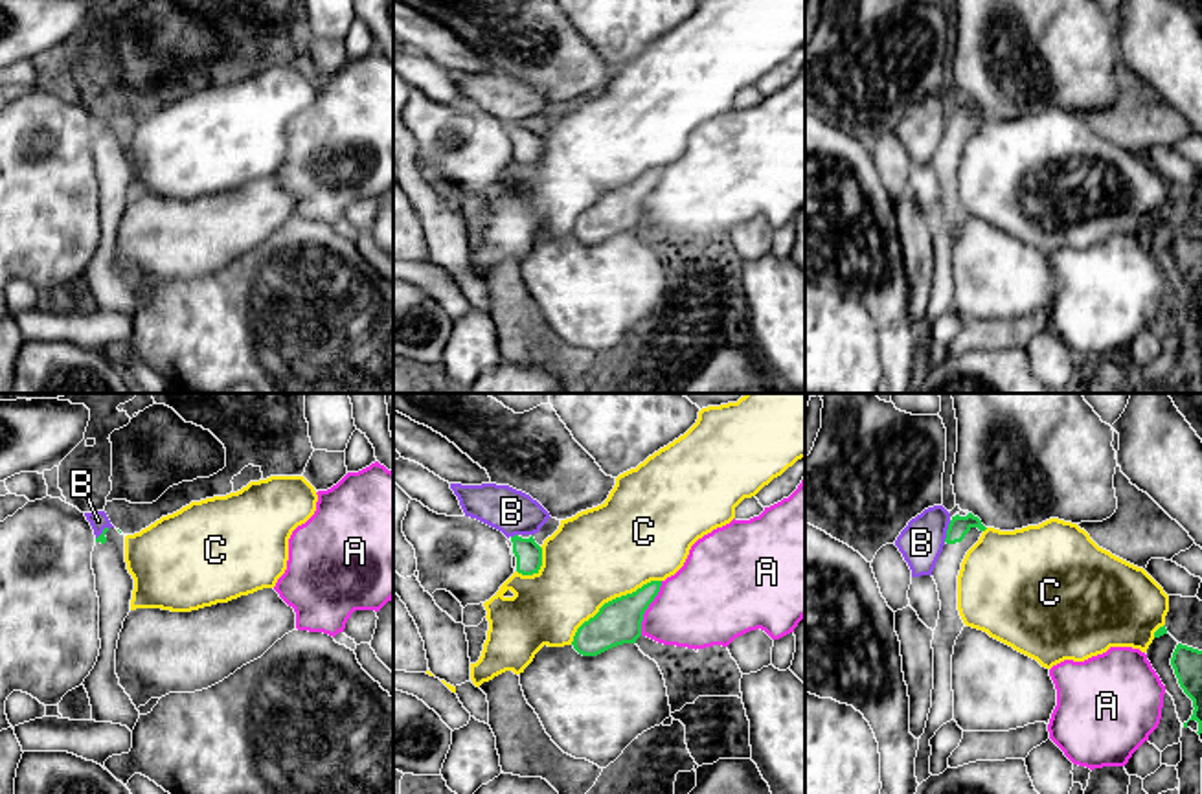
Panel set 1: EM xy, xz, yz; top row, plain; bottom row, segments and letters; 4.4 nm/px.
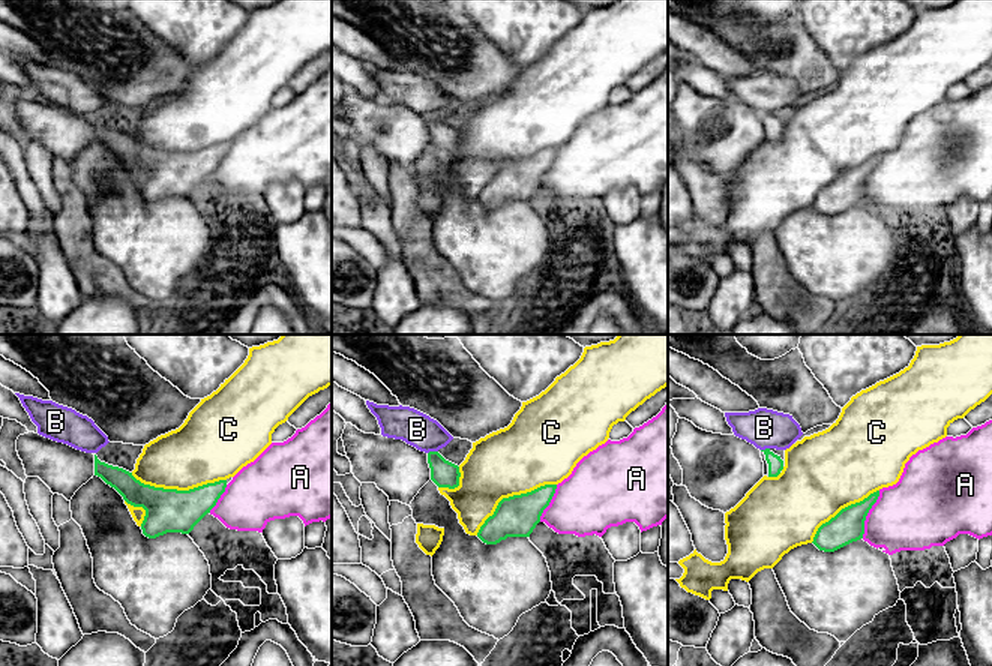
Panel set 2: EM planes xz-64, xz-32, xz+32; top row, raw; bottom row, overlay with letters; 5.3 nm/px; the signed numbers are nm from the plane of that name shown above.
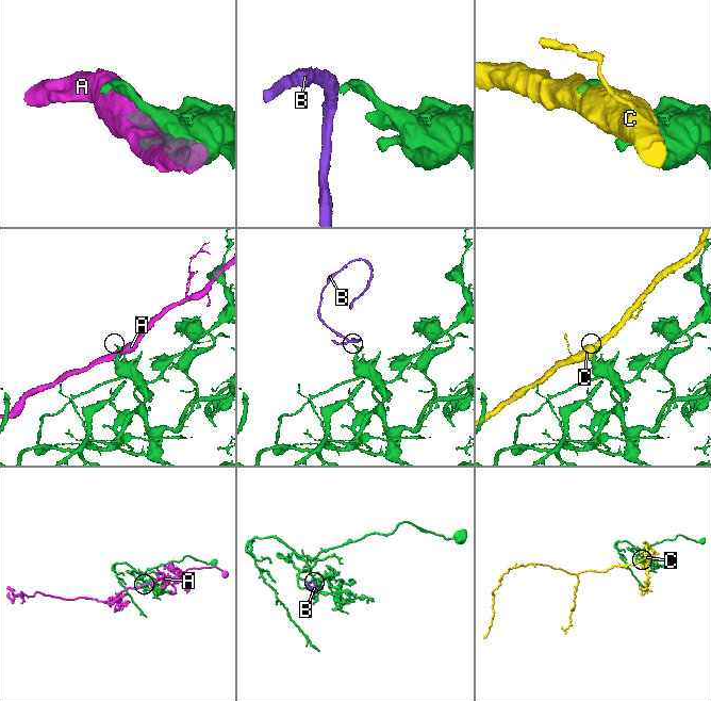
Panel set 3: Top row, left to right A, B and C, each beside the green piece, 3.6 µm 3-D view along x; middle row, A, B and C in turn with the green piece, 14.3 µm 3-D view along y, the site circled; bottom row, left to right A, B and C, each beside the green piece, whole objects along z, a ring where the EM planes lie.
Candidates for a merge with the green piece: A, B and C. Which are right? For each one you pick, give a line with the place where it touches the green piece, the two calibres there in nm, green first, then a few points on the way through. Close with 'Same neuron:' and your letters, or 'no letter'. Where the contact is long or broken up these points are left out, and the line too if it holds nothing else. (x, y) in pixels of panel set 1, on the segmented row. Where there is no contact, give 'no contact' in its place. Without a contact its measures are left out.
Same neuron: no letter

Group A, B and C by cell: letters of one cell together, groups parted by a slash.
A / B / C

